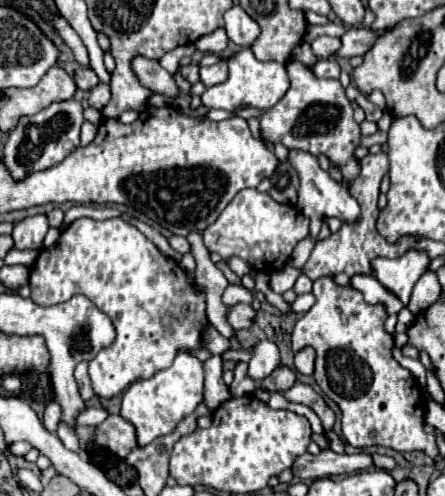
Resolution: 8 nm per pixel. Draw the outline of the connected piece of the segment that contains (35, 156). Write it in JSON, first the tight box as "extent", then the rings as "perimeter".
{"extent":[3,99,83,181],"perimeter":[[[75,99],[55,101],[35,115],[19,119],[19,123],[9,131],[9,137],[3,145],[3,165],[11,177],[19,181],[29,173],[43,171],[61,163],[73,149],[79,147],[79,131],[83,121],[83,107]]]}

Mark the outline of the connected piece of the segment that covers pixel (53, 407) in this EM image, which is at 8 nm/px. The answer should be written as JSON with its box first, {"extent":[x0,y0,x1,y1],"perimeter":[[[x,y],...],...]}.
{"extent":[43,401,61,431],"perimeter":[[[51,401],[47,403],[45,411],[43,411],[43,425],[49,429],[49,431],[55,431],[57,425],[61,421],[61,407],[57,401]]]}

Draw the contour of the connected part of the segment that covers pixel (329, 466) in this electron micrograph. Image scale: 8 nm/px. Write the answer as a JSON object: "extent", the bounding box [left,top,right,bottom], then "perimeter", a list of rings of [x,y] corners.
{"extent":[293,449,373,479],"perimeter":[[[331,449],[321,451],[319,455],[303,453],[295,465],[293,473],[301,479],[319,479],[319,477],[337,477],[337,475],[349,475],[355,471],[371,469],[373,457],[369,453],[355,453],[355,455],[339,455]]]}

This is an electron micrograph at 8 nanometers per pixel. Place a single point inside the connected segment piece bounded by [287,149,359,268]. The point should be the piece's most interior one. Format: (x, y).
(319, 195)

